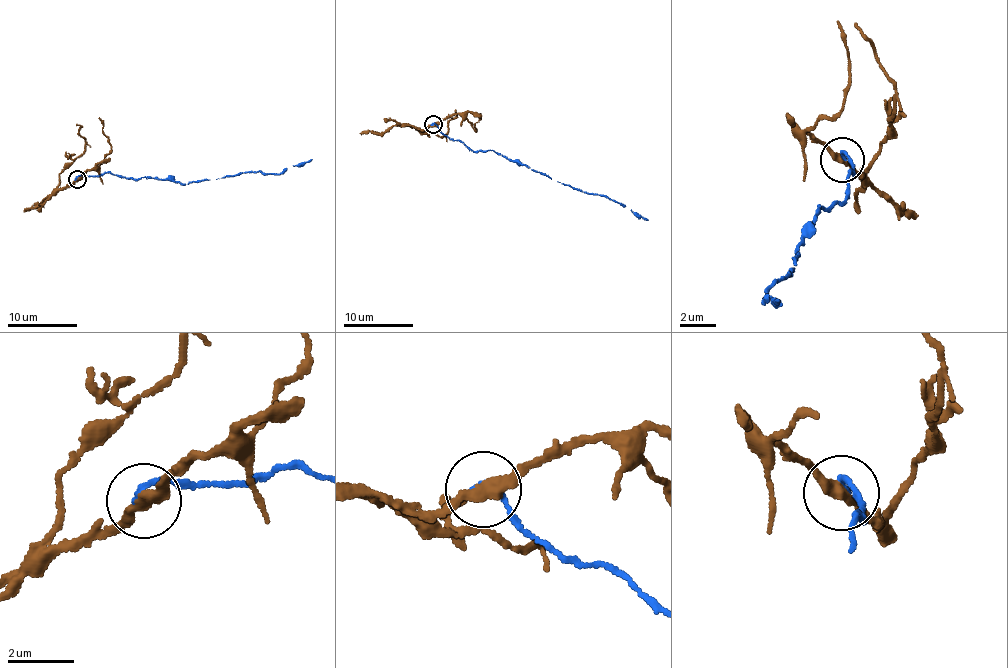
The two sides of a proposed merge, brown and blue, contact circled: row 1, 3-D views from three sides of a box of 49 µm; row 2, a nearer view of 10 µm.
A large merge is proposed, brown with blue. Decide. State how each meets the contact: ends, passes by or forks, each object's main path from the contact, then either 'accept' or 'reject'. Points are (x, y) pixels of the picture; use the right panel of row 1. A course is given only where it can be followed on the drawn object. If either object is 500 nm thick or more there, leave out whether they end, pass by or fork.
brown passes by; blue ends there; brown runs (842, 161), (862, 175), (885, 135), (892, 110), (892, 81), (874, 55), (868, 35), (854, 23); blue runs (844, 159), (852, 171), (847, 198), (817, 206), (787, 275), (761, 299), (779, 301); reject

